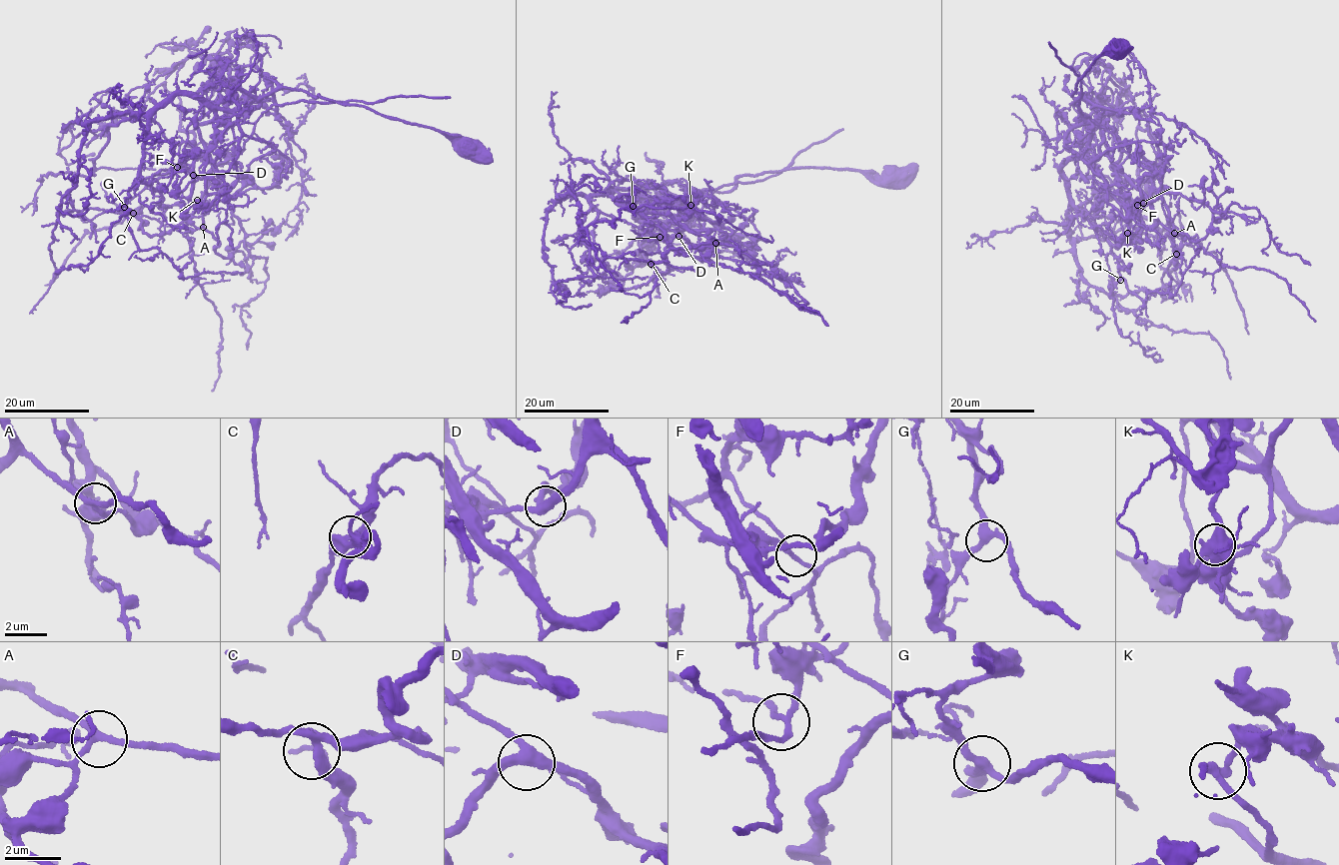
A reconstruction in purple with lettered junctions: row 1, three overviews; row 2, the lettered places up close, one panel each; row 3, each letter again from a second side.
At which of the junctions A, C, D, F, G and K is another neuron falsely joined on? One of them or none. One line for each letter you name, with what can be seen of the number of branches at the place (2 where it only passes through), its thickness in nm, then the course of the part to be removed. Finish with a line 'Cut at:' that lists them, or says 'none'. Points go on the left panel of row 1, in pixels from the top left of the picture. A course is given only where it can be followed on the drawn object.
K: Branches: 3. Thickness 240 nm. Course of the part to remove: (197, 200), (253, 182), (222, 162), (169, 231), (148, 235), (134, 210), (86, 233), (45, 285)
Cut at: K

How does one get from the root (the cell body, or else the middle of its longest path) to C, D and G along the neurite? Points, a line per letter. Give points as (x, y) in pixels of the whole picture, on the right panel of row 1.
C: (1117, 49), (1071, 95), (1082, 93), (1073, 102), (1096, 155), (1150, 168), (1174, 269), (1176, 254)
D: (1117, 49), (1071, 95), (1082, 93), (1073, 102), (1092, 124), (1088, 147), (1108, 154), (1126, 201), (1143, 203)
G: (1117, 49), (1106, 47), (1075, 84), (1071, 95), (1082, 93), (1073, 102), (1093, 128), (1066, 180), (1120, 280)

